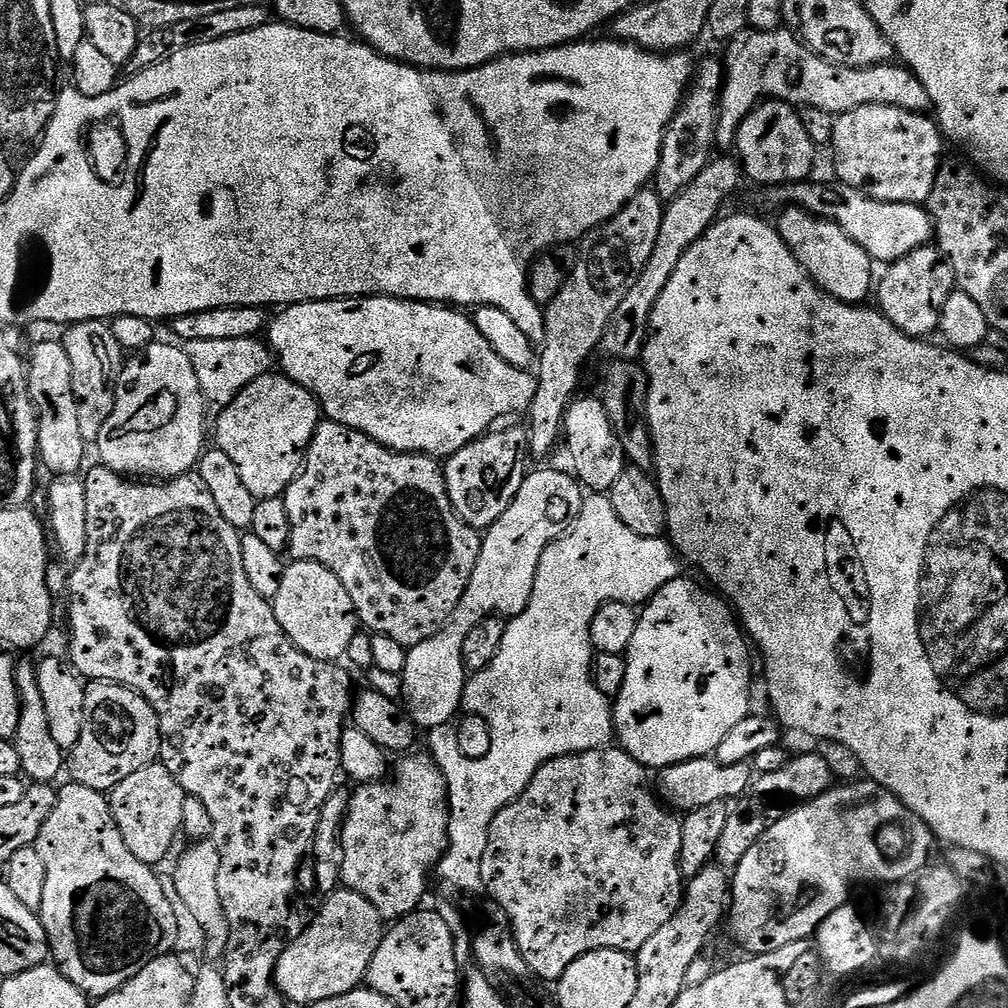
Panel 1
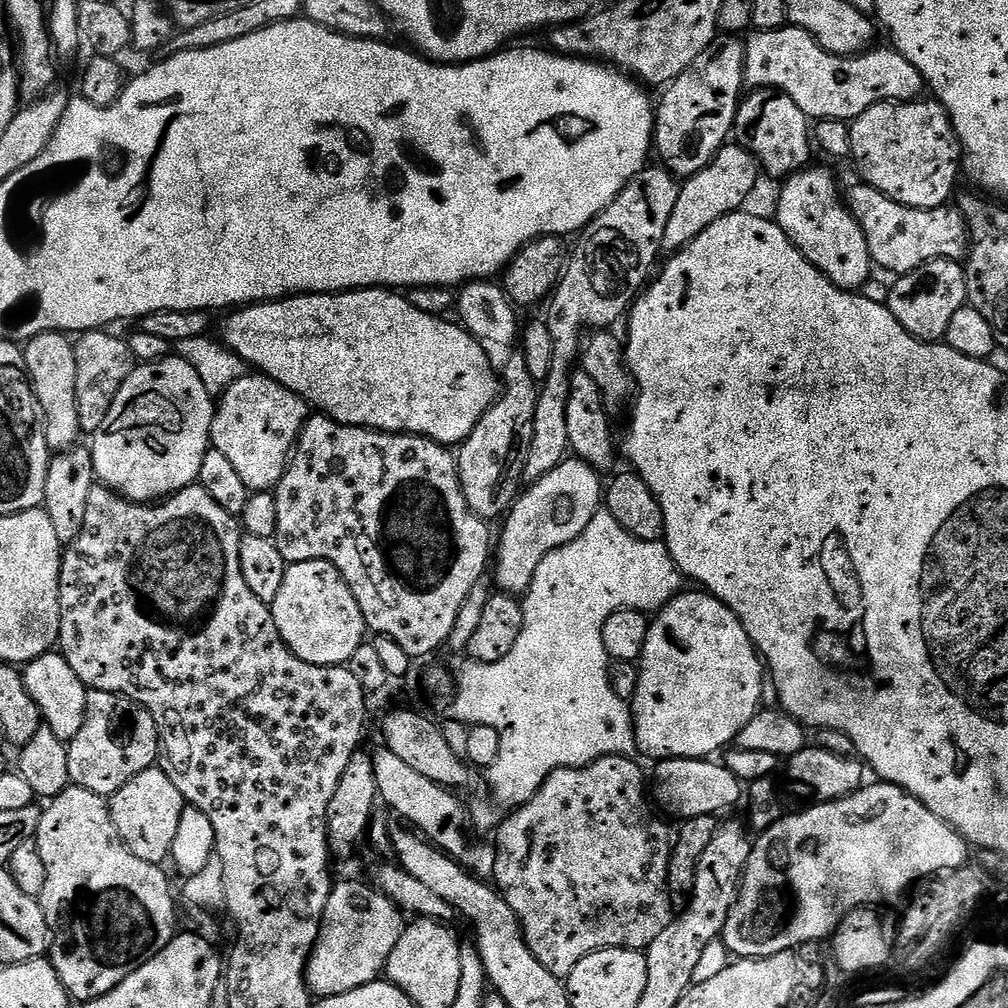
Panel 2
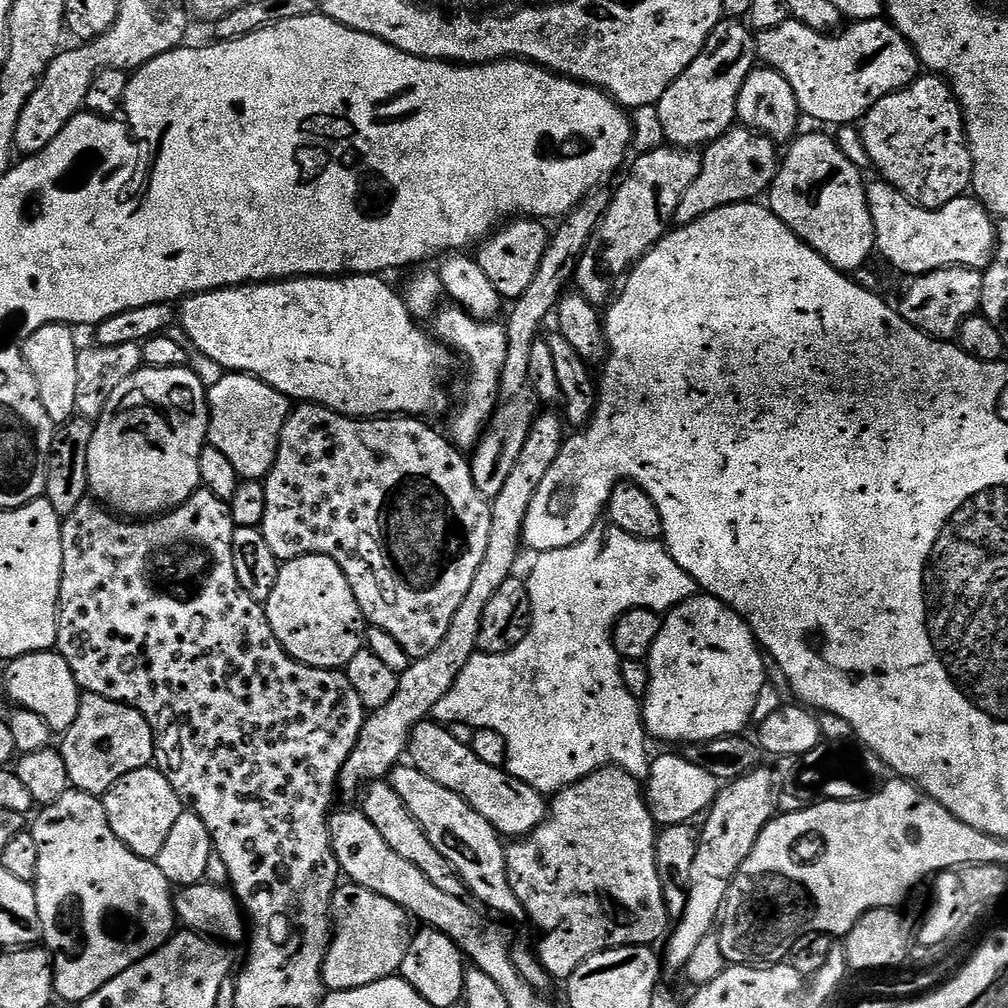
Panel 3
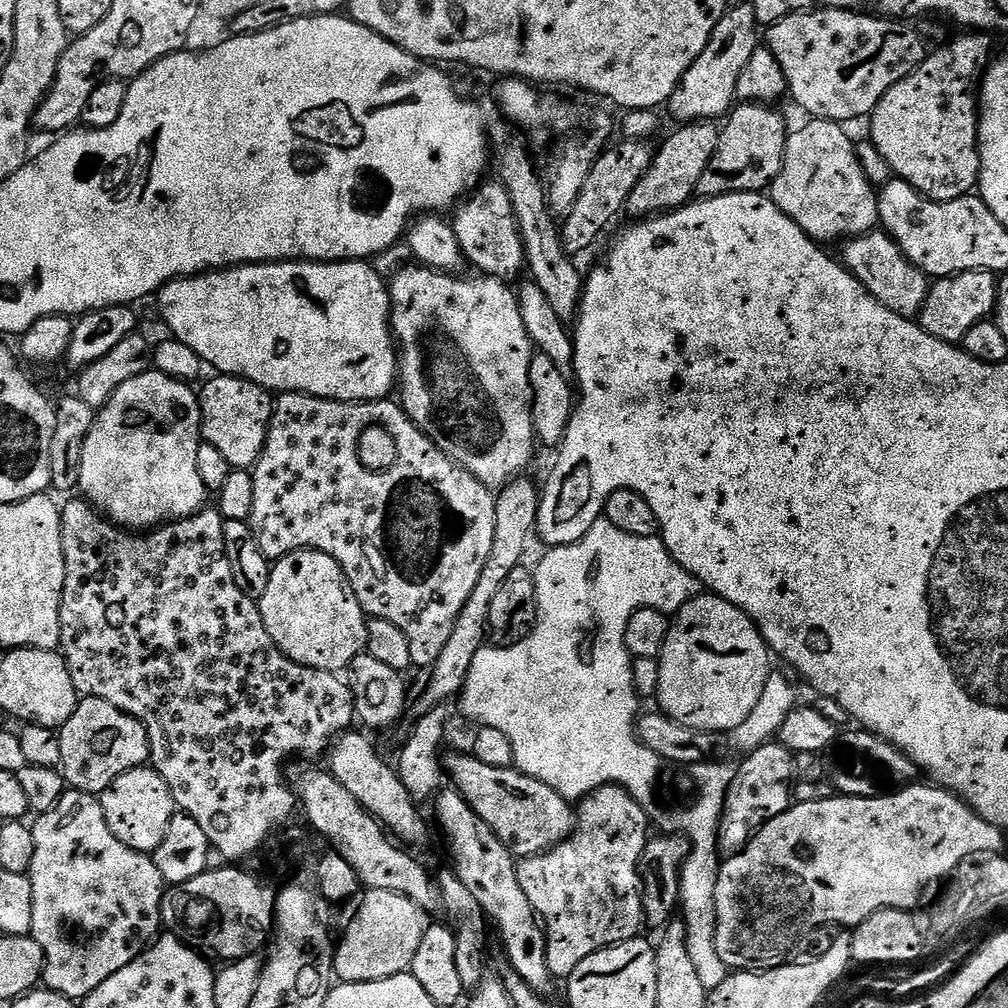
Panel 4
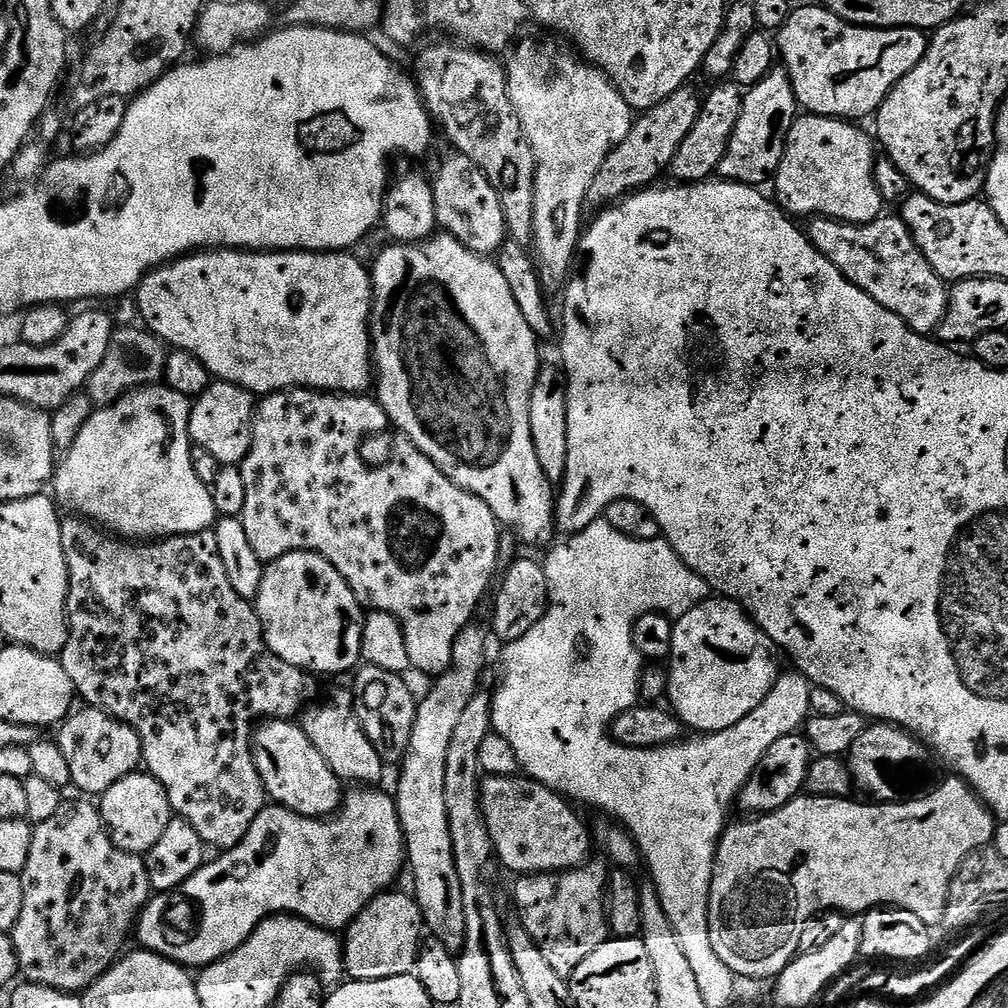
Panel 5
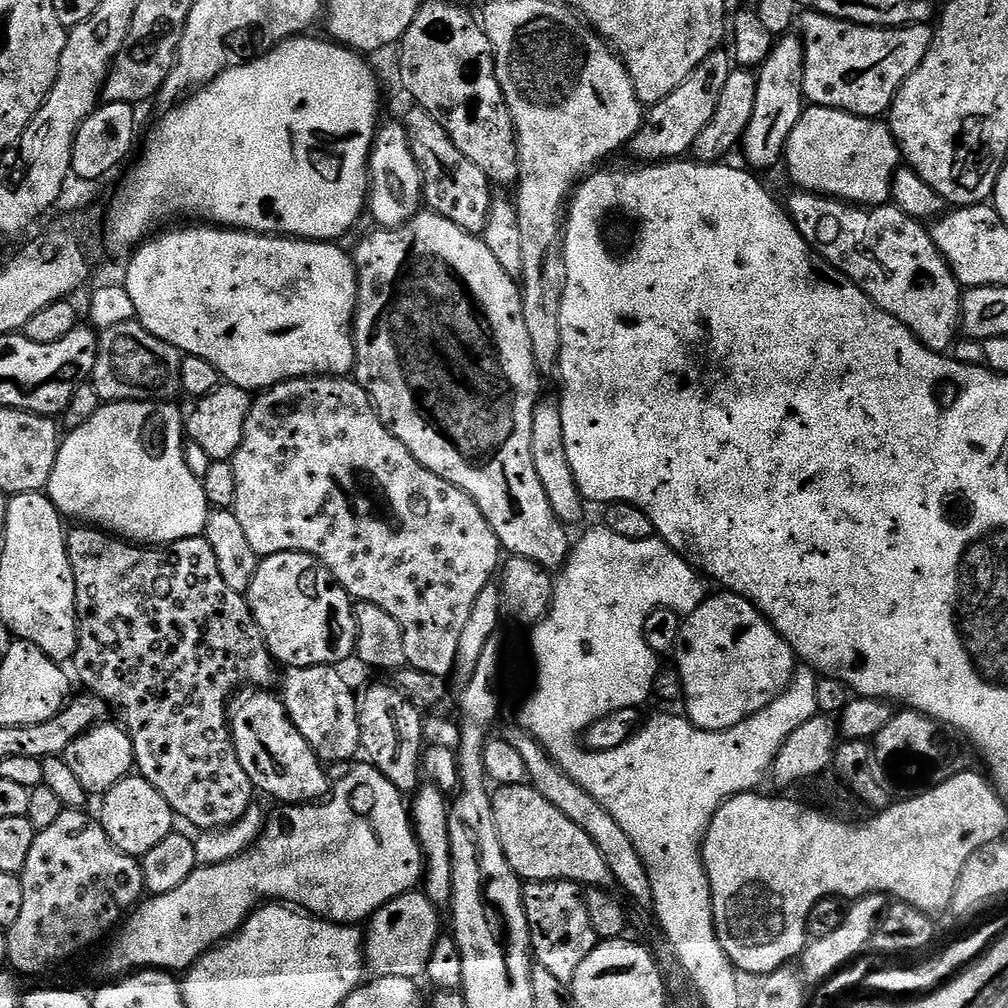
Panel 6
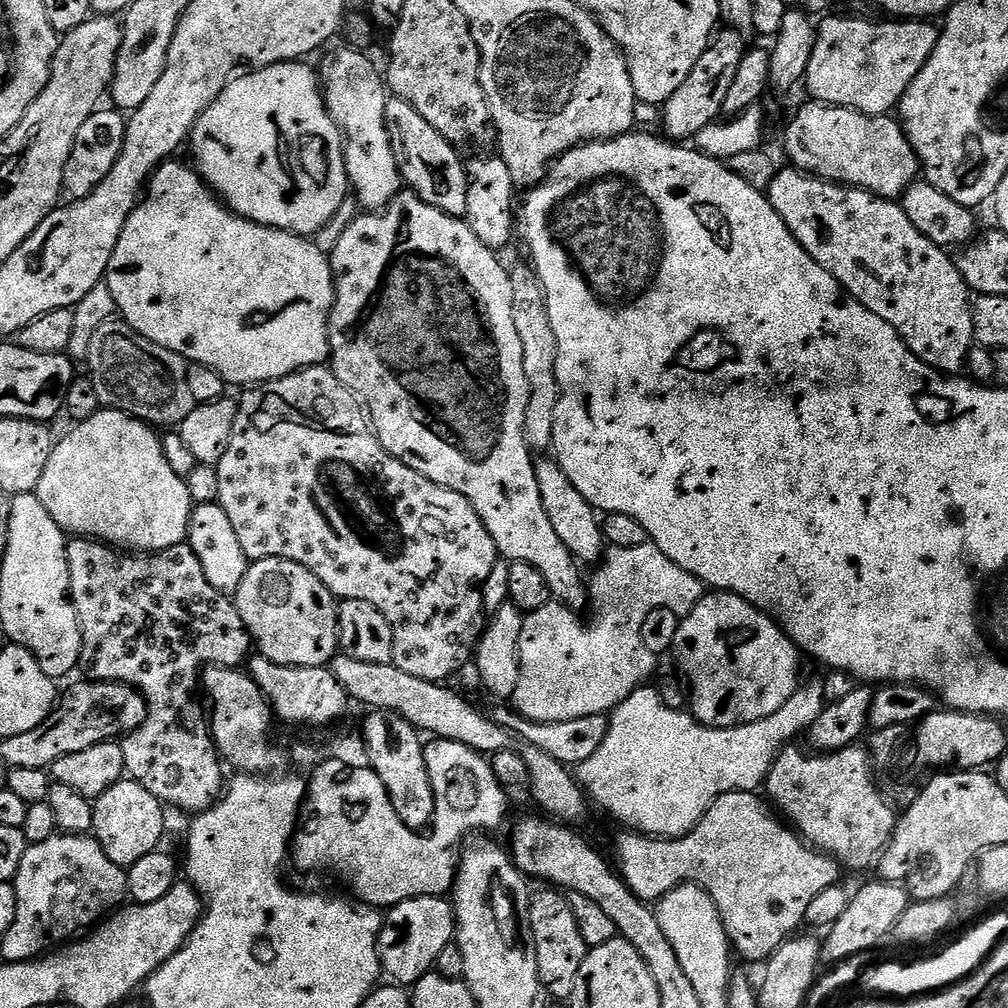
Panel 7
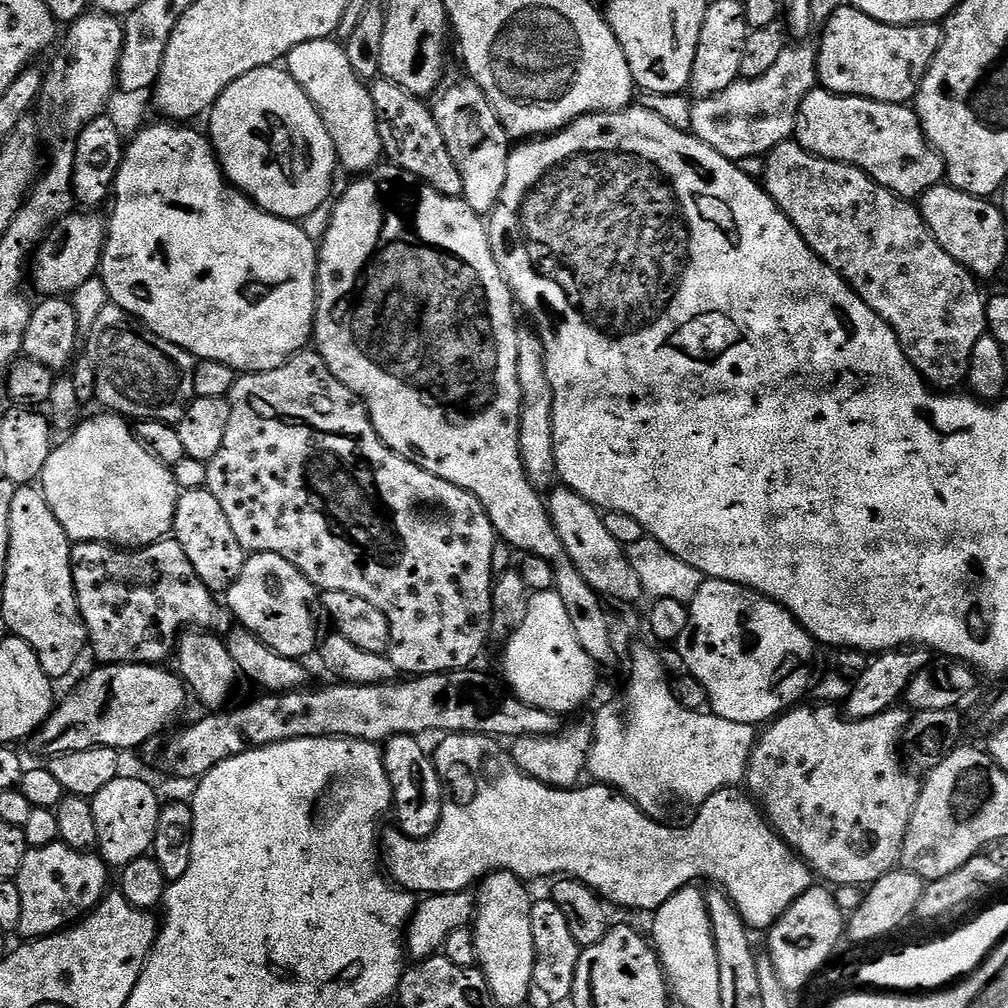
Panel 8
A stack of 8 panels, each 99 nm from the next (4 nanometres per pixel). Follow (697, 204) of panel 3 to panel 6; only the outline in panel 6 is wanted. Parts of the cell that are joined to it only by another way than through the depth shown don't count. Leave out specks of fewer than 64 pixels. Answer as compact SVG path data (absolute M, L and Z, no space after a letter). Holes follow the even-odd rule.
M785 34L772 45L772 52L766 62L760 65L756 78L758 98L754 98L754 114L742 141L747 167L772 168L781 163L784 147L788 145L794 126L798 126L800 115L806 107L804 94L804 41L799 35Z

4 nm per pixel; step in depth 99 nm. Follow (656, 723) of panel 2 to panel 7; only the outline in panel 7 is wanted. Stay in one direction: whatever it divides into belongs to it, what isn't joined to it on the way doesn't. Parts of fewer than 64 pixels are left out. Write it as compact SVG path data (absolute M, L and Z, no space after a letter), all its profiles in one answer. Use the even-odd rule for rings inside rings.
M725 590L709 591L698 603L687 609L672 648L676 652L677 662L684 667L683 675L690 685L690 712L701 722L728 728L770 718L770 714L774 714L774 710L782 710L782 706L786 706L786 702L790 702L790 698L800 688L801 649L796 647L795 641L783 627L767 615L771 616L747 596Z

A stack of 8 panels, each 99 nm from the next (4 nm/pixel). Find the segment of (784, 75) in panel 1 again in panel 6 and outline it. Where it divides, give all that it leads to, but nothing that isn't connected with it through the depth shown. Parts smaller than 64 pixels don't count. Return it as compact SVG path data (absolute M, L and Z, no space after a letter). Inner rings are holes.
M811 10L799 17L798 32L804 41L807 103L873 118L883 117L891 109L896 92L906 78L918 70L922 58L926 58L934 35L928 24L914 24L910 28L867 28Z

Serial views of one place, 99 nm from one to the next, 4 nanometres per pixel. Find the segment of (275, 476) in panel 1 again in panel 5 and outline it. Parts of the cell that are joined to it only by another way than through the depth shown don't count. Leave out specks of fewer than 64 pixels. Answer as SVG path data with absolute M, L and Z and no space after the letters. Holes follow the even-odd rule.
M213 382L202 395L195 397L192 406L190 434L193 445L202 450L210 450L210 454L214 454L214 458L221 466L225 464L239 466L252 445L257 407L253 393L239 388L236 384Z

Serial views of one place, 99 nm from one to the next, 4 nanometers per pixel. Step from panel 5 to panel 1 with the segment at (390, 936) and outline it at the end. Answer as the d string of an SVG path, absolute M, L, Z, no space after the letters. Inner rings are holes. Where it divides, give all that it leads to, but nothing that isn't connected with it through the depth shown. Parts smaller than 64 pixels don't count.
M339 887L323 901L320 913L311 917L304 933L284 952L276 967L276 988L284 996L289 1005L308 1004L314 1006L318 1002L326 1002L330 998L338 998L347 992L354 992L365 983L368 967L382 942L386 931L385 921L380 911L362 894L346 887Z

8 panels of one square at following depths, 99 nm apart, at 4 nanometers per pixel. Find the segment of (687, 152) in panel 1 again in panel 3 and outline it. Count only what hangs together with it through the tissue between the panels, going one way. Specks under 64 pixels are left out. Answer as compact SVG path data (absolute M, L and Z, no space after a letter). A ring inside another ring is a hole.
M740 18L721 19L720 24L714 26L706 46L702 46L698 58L694 58L694 62L690 62L690 66L682 70L680 77L668 87L666 94L662 94L662 98L654 105L654 113L656 112L657 118L660 119L660 128L668 139L665 141L674 148L700 150L714 143L722 134L726 134L729 128L737 123L738 94L757 64L756 36L753 29Z

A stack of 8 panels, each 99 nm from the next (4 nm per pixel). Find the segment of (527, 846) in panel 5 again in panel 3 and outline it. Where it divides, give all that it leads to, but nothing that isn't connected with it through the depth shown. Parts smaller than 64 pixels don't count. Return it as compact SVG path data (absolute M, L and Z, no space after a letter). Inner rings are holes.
M429 718L414 726L408 738L407 759L413 768L417 768L426 778L438 782L438 786L446 786L446 790L454 790L458 798L462 798L494 830L504 838L523 838L528 836L548 814L548 804L538 790L526 786L516 780L504 768L495 768L482 762L478 754L474 754L471 743L459 740L455 731Z

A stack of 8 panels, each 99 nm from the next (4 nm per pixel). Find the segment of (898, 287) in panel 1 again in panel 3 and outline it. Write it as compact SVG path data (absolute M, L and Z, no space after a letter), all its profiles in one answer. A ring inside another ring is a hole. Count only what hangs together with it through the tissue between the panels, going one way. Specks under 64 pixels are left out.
M943 268L915 277L898 303L898 311L906 322L933 340L951 341L966 322L966 318L980 312L983 275L970 268Z

